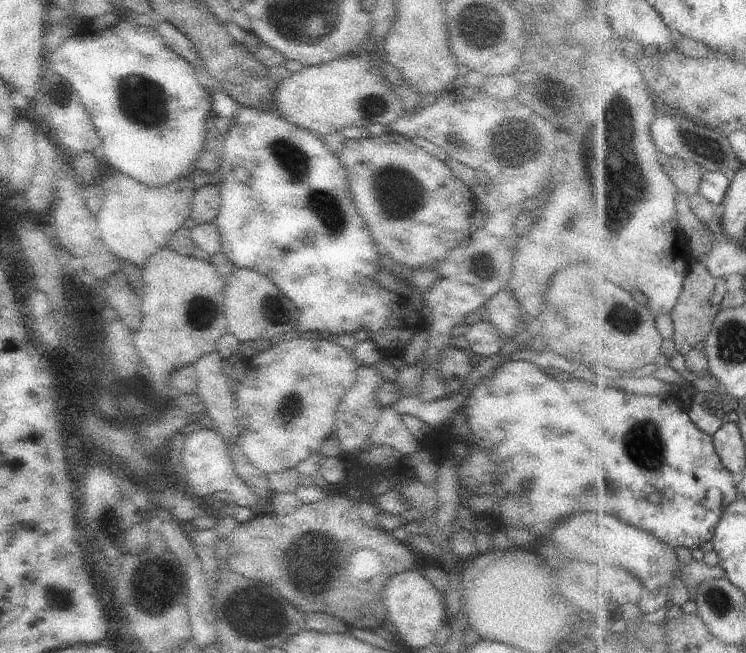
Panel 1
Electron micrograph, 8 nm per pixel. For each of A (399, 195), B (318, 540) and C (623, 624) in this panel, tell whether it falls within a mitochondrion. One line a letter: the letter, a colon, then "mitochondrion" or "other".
A: mitochondrion
B: mitochondrion
C: other

